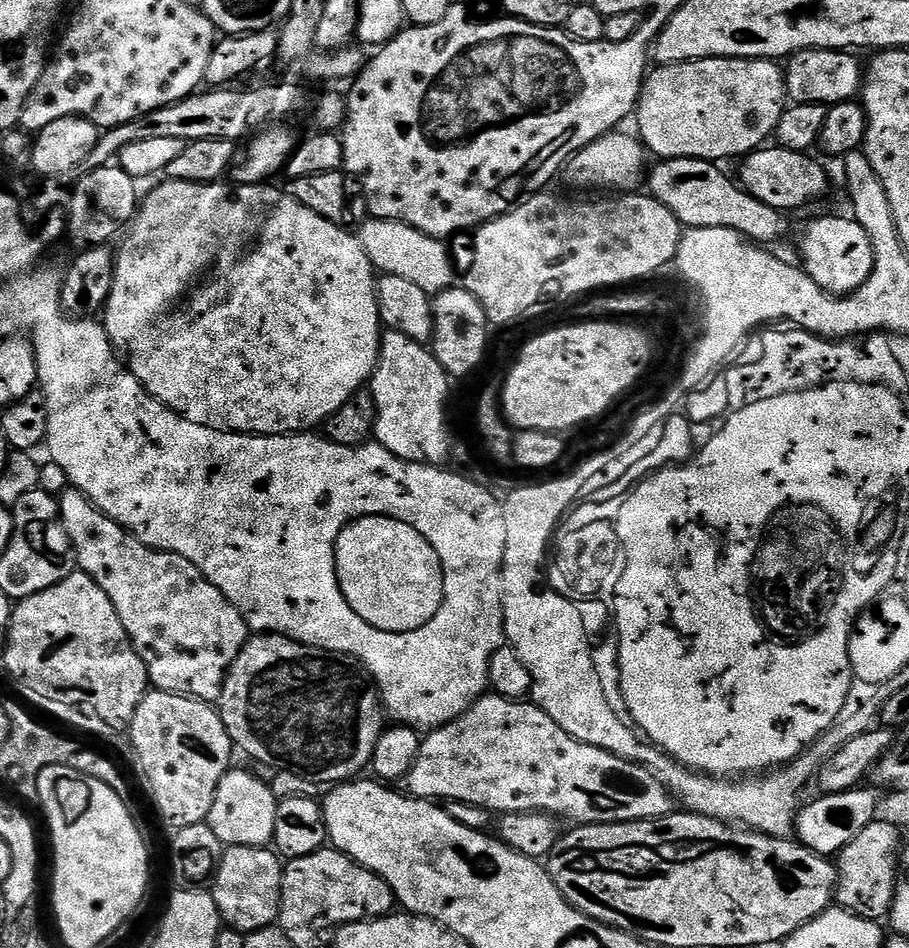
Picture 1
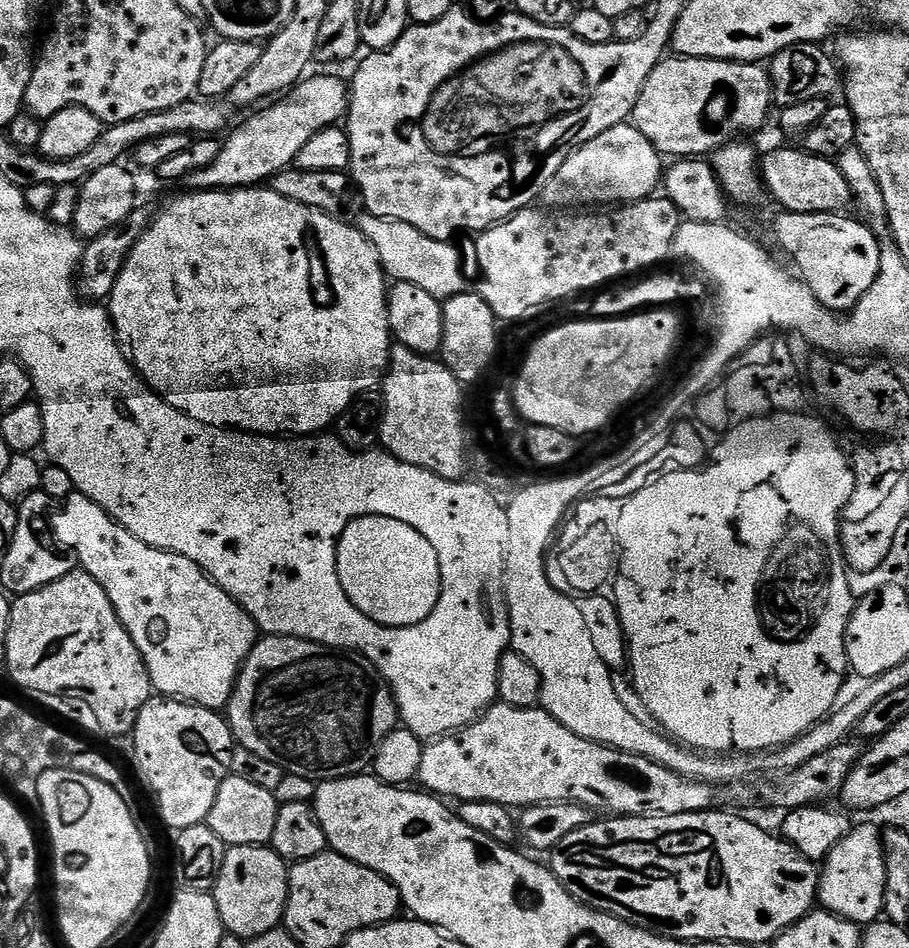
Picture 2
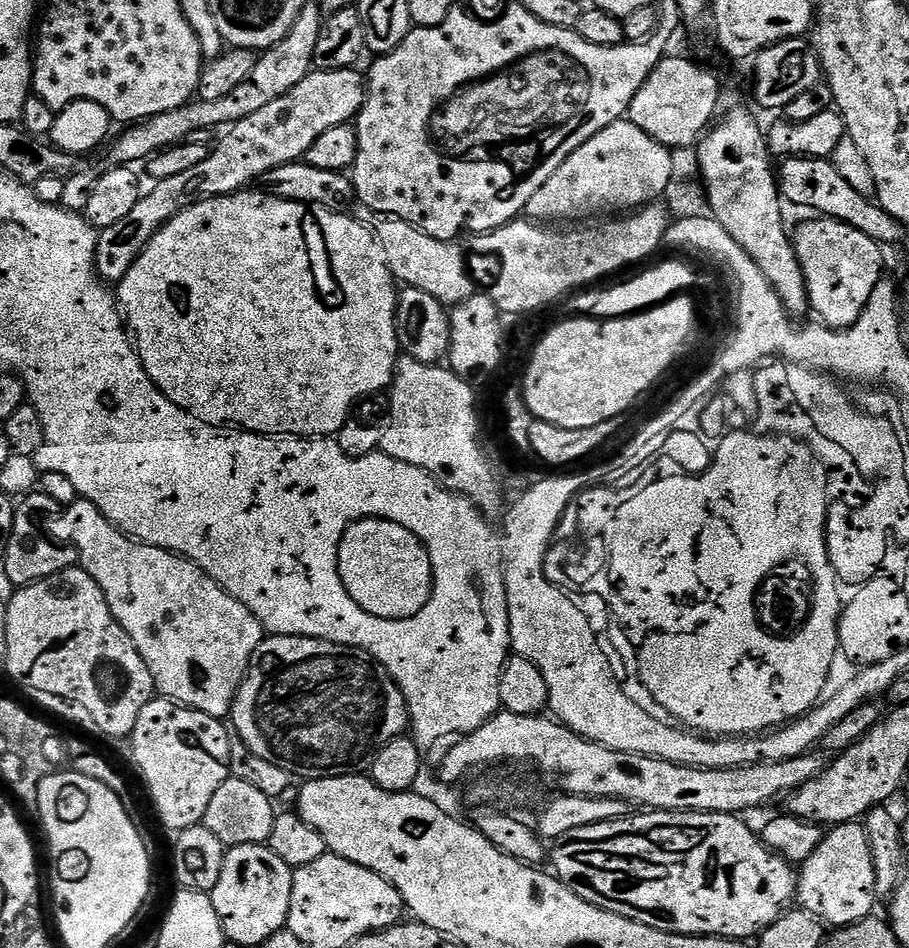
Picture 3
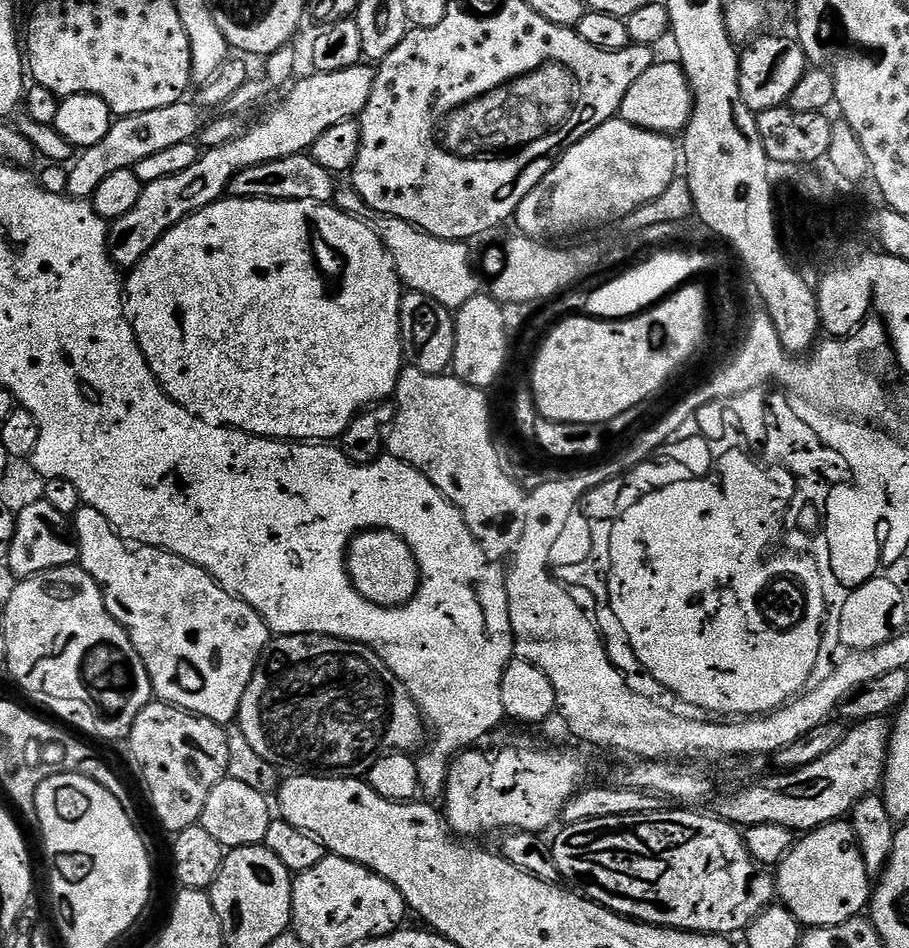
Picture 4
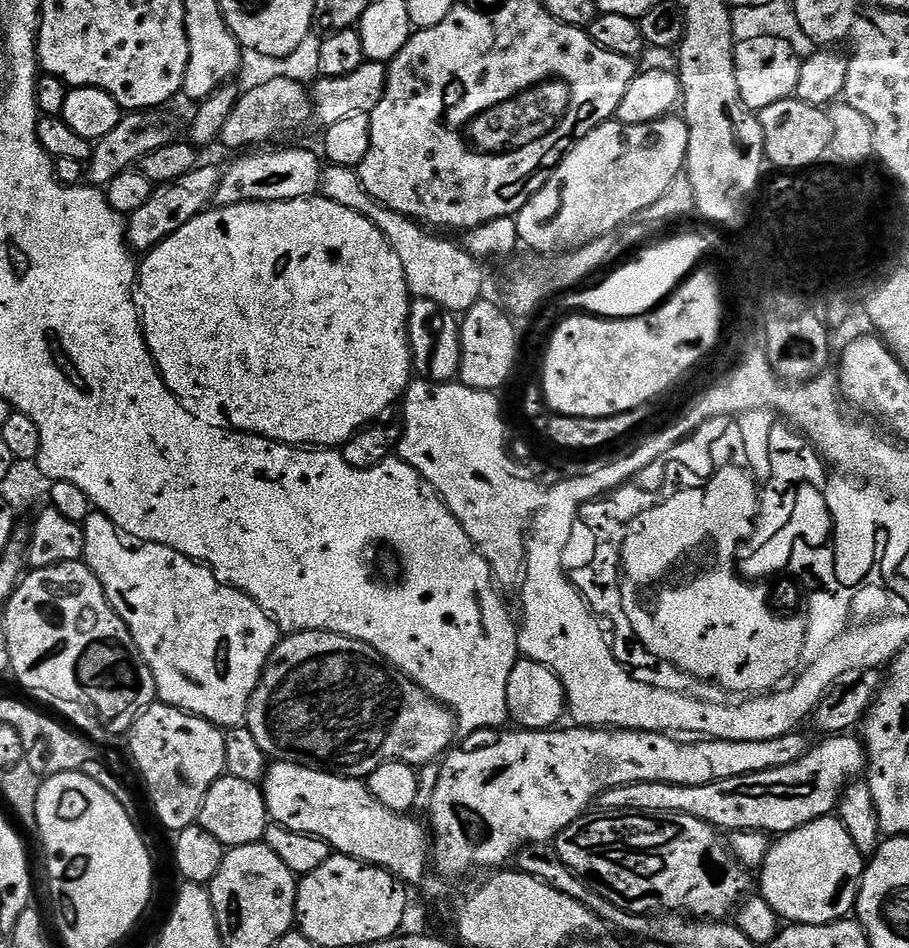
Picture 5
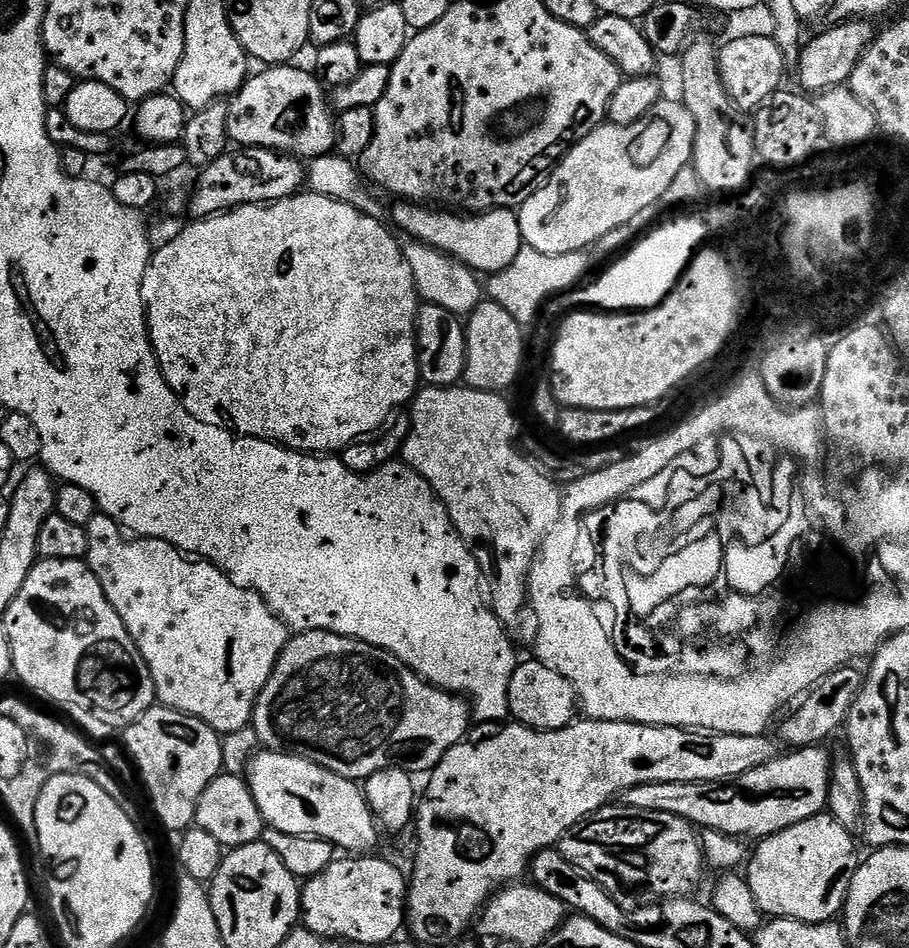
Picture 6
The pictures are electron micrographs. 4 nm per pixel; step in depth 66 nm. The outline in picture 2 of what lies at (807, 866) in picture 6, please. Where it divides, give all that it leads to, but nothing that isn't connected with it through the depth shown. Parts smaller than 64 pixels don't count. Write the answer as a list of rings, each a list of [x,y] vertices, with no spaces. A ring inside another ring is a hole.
[[[857,823],[848,836],[842,838],[830,850],[818,872],[820,876],[818,904],[823,911],[832,912],[861,926],[877,923],[881,919],[886,890],[886,868],[881,835],[879,827],[876,829],[872,824]]]

